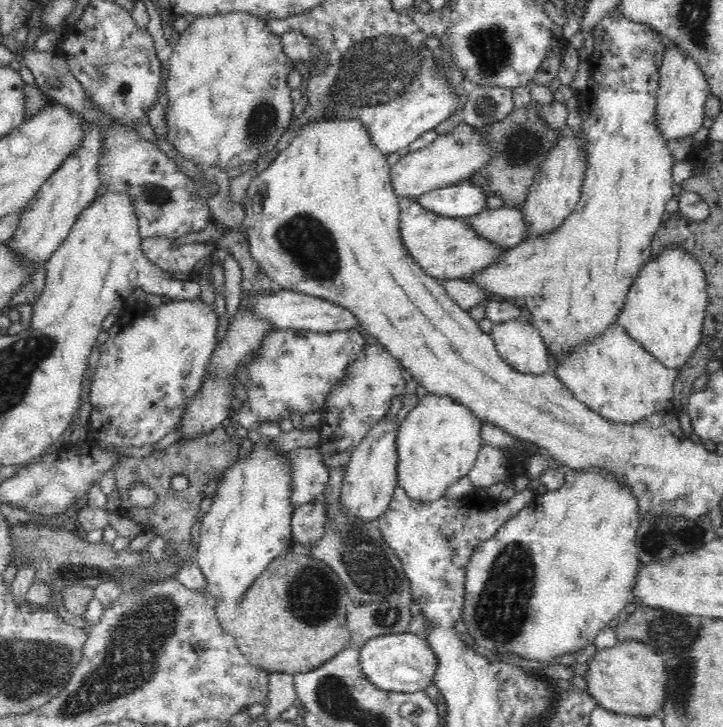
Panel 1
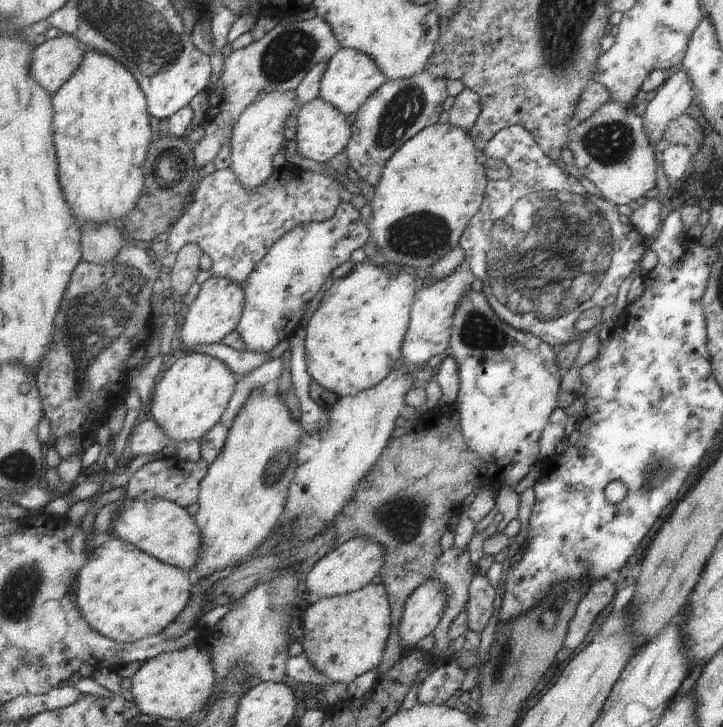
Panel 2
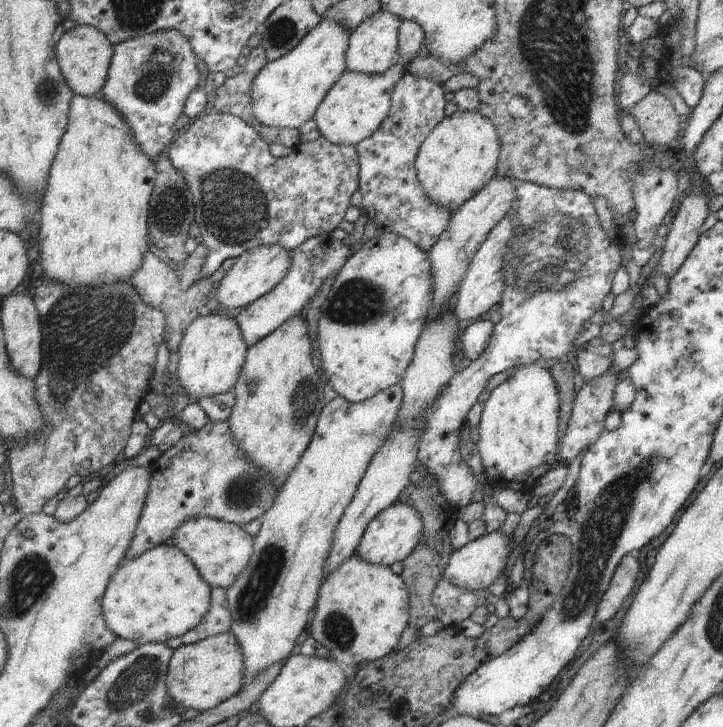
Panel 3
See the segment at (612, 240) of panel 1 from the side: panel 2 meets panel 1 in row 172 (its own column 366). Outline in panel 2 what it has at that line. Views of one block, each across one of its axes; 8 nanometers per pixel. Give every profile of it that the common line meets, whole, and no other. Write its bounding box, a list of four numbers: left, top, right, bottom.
[301,582,393,686]

